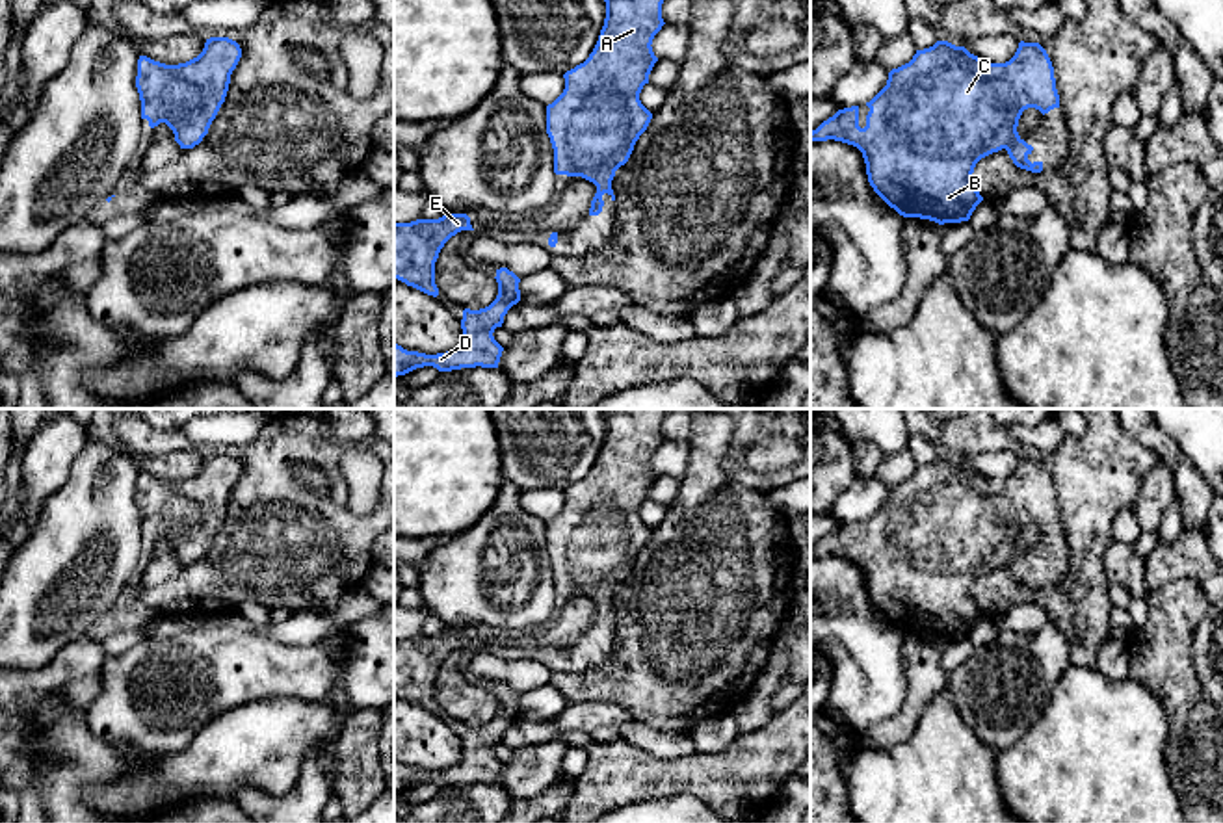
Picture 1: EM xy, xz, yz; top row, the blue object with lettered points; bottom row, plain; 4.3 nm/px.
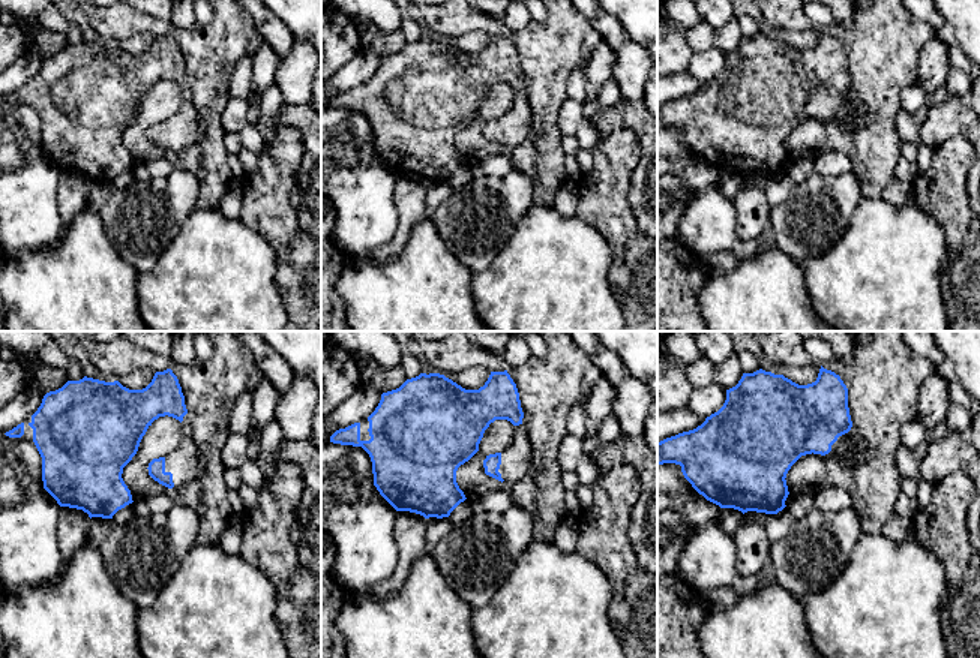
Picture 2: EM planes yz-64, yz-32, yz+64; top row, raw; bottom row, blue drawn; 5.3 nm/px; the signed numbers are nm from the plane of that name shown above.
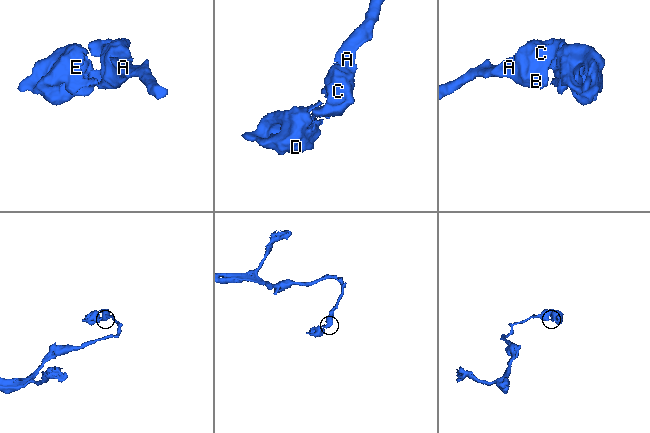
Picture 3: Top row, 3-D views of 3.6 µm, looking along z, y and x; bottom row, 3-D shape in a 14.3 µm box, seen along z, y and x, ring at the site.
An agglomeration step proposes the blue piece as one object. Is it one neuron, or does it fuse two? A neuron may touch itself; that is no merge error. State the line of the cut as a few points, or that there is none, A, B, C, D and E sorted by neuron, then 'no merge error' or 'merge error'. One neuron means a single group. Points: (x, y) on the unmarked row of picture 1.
no cut | A B C D E | no merge error

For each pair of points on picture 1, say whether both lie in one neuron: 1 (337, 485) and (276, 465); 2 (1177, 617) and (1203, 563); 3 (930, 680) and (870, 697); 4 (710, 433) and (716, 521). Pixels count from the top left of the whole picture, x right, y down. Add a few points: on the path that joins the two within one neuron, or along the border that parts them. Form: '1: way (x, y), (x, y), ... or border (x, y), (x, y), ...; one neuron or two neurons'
1: way (322, 502), (303, 502), (285, 483); one neuron
2: border (1153, 591), (1181, 576), (1190, 576), (1203, 595); two neurons
3: border (902, 645), (904, 706), (894, 716), (878, 721); two neurons
4: way (710, 456), (710, 498); one neuron

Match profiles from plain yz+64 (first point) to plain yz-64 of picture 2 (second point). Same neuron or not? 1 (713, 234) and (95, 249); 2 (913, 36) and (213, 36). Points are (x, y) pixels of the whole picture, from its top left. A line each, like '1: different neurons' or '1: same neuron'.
1: different neurons
2: same neuron

